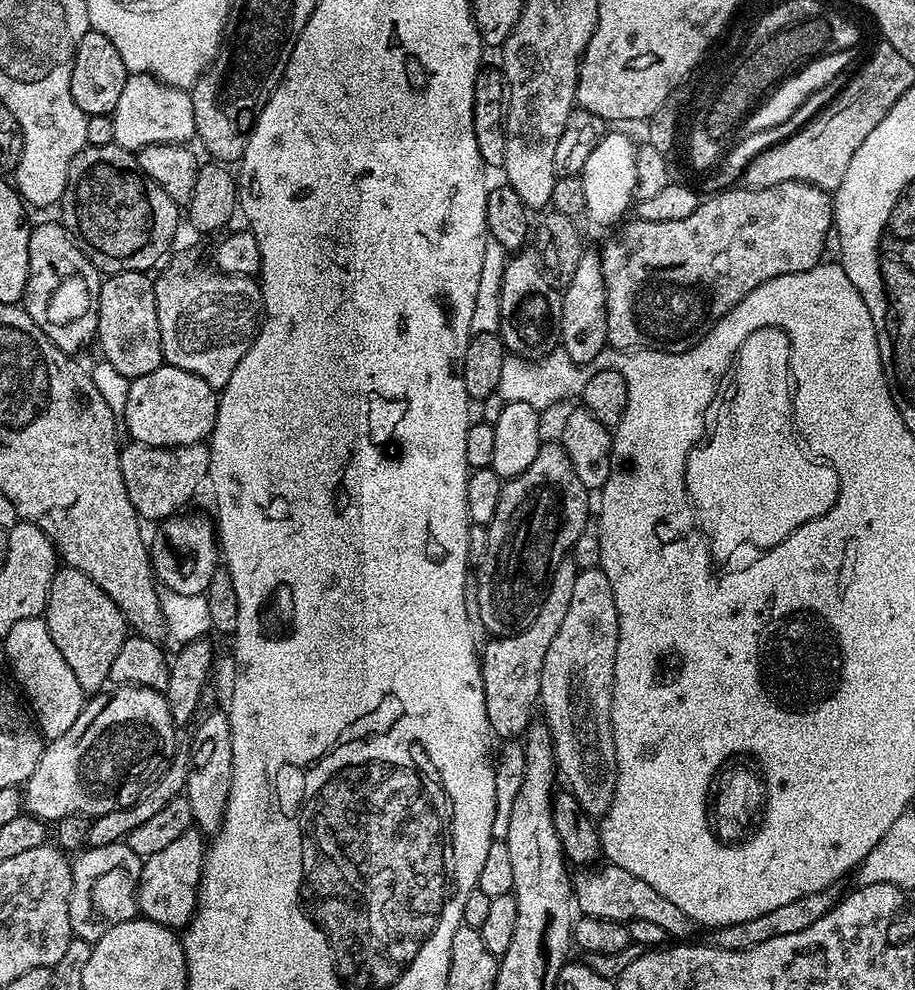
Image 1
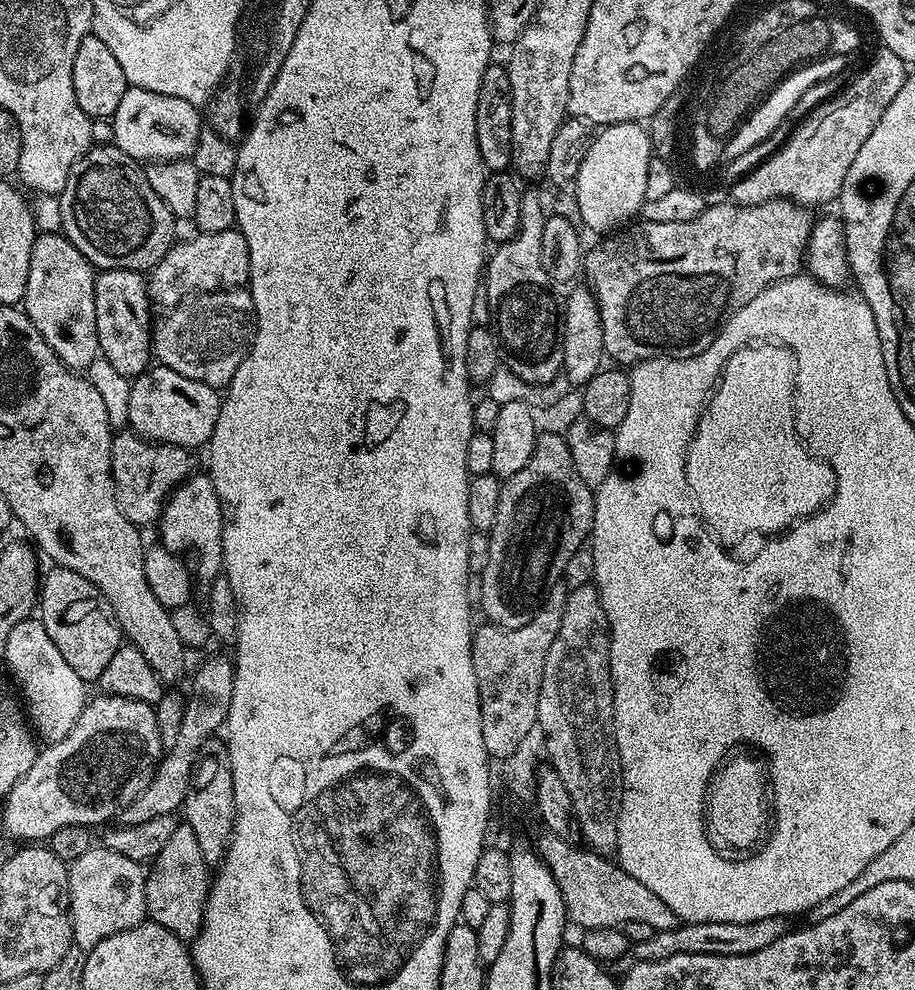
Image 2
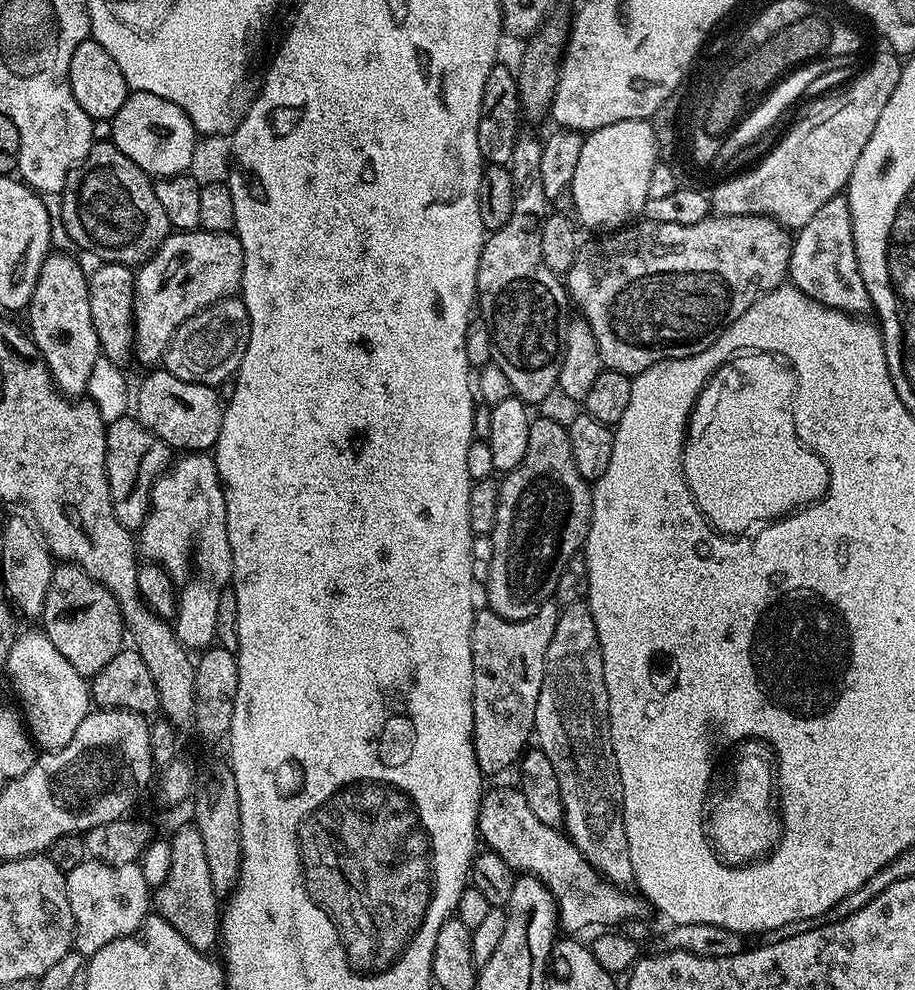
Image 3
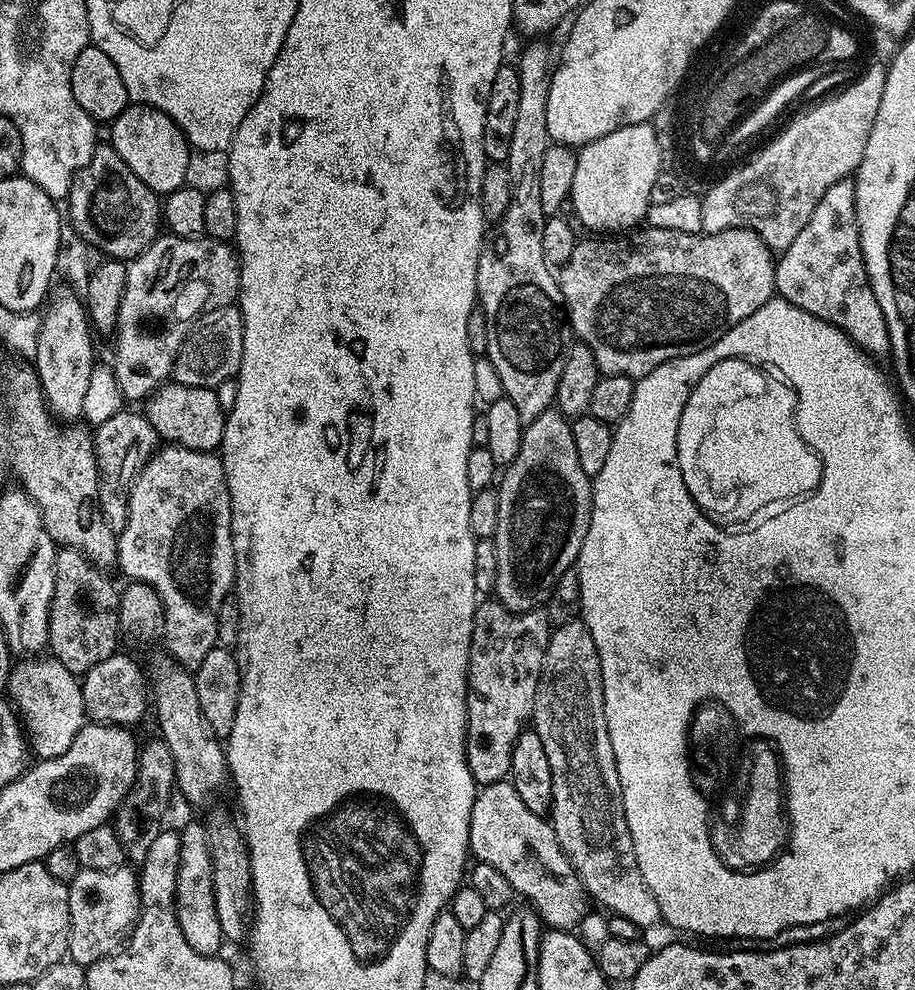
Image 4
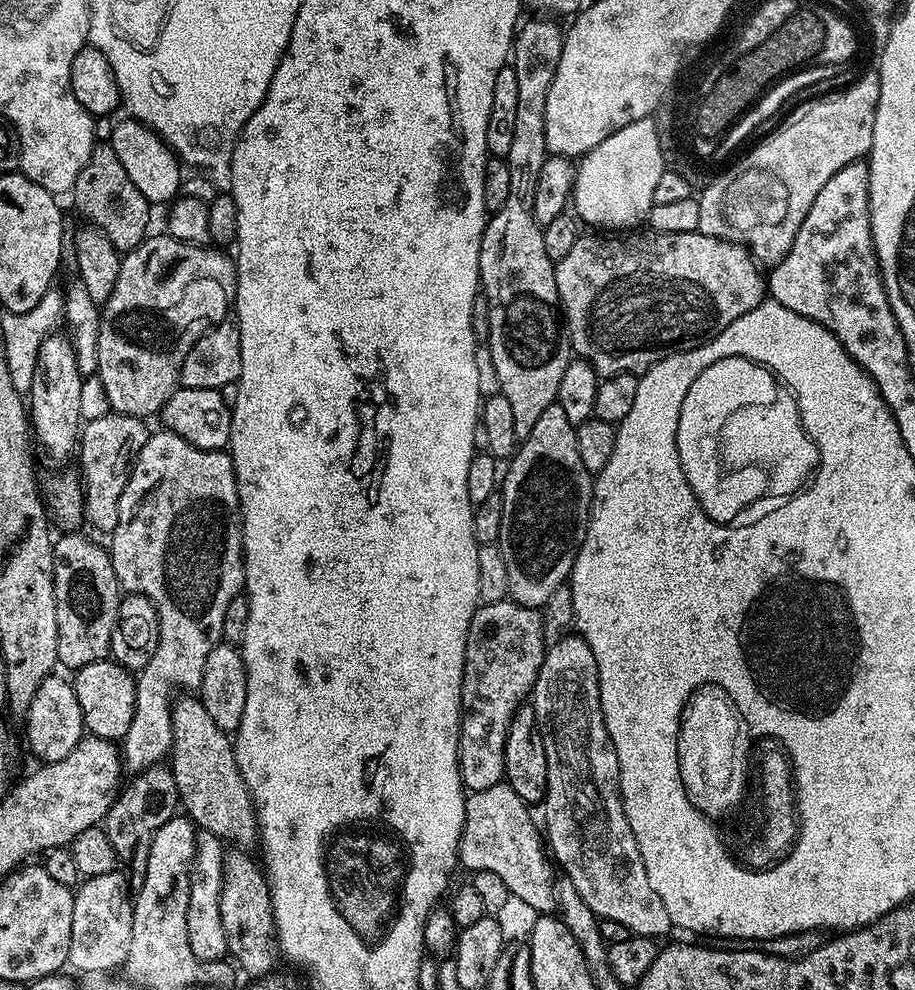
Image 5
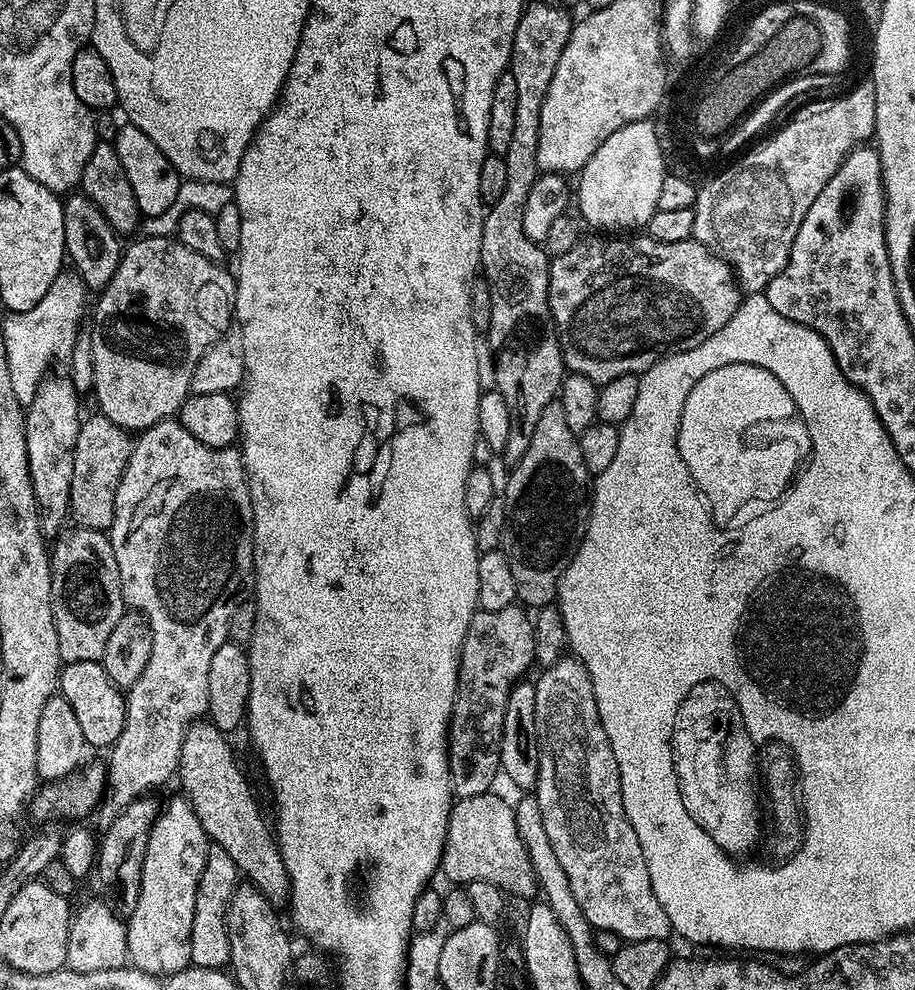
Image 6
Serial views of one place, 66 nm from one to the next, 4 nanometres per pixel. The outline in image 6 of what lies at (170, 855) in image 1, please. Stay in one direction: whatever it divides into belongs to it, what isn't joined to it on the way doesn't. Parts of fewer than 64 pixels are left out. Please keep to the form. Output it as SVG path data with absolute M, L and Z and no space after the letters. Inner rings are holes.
M212 844L208 849L206 866L198 882L198 898L194 902L194 926L190 934L192 964L197 968L223 969L230 958L228 941L228 903L238 887L238 873L234 858L222 850L222 846Z

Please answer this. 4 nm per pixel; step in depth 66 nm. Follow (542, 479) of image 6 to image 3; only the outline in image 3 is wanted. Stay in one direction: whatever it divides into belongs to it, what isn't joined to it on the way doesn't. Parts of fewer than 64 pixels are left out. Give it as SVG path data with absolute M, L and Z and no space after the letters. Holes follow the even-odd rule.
M532 420L530 443L526 446L526 458L513 472L499 481L500 501L498 518L492 531L492 557L486 591L487 607L494 614L507 620L525 620L555 597L558 578L566 570L566 562L583 549L592 521L592 490L589 481L578 474L574 466L574 450L570 446L567 427L556 420Z

